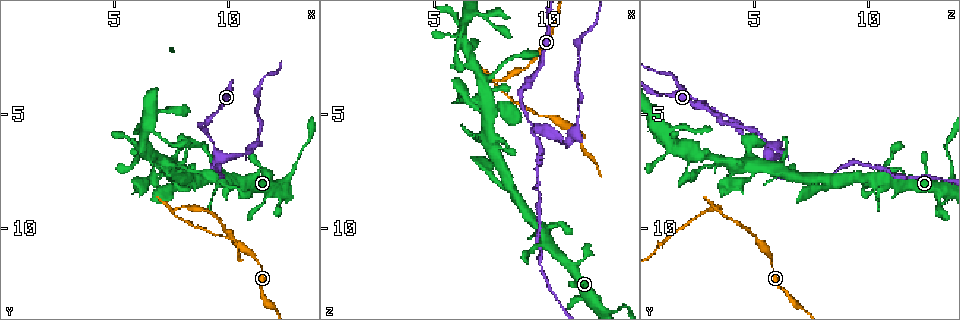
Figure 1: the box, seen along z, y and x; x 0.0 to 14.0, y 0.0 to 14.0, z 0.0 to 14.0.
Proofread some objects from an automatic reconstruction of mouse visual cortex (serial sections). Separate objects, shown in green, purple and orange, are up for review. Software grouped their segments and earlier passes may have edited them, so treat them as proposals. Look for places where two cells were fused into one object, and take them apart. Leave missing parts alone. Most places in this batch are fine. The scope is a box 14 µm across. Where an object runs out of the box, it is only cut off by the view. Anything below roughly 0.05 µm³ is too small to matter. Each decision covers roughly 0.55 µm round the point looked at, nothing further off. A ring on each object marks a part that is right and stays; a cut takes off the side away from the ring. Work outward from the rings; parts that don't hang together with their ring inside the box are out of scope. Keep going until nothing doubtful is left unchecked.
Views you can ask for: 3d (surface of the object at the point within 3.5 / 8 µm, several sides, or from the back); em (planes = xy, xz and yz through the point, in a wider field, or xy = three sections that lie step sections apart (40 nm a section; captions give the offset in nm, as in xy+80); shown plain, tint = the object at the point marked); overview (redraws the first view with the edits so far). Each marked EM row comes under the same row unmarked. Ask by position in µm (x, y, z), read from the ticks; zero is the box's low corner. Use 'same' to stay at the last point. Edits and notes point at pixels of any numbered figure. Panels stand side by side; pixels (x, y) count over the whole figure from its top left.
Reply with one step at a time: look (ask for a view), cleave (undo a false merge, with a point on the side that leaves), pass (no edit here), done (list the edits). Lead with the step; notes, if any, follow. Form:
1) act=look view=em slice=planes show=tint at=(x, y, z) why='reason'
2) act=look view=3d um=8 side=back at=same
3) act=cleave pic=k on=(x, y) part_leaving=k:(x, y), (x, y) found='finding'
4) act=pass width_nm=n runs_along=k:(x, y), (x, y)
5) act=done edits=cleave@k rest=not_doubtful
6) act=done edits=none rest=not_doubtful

act=look view=3d um=3.5 at=(7.5, 9.4, 3.5) why='abrupt turn'

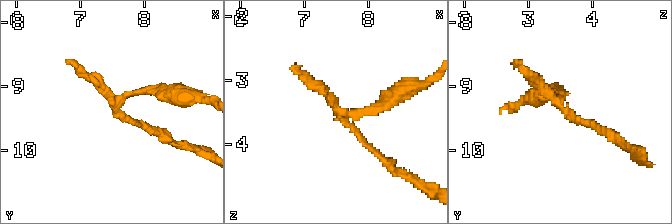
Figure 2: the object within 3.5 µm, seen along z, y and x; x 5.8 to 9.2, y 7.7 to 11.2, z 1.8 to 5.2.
act=look view=em slice=xy step=2 show=tint at=(7.55, 9.35, 3.55)

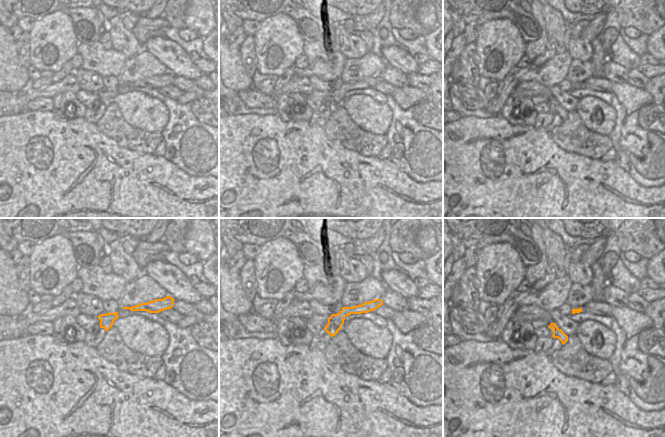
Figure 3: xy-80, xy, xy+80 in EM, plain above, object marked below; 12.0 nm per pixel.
act=cleave pic=2 on=(152, 88) part_leaving=2:(121, 98), (146, 89), (204, 98) found='a second cell is stuck on'

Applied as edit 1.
act=look view=3d um=3.5 at=(9.6, 6.9, 5.7) why='calibre changes'

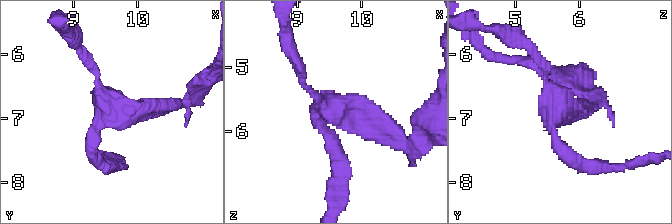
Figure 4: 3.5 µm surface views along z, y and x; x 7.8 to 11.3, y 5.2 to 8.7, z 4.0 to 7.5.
act=look view=em slice=planes show=tint at=(9.55, 6.90, 5.60) arms=3 arm_widths_nm=150,200,200 why='now the EM'

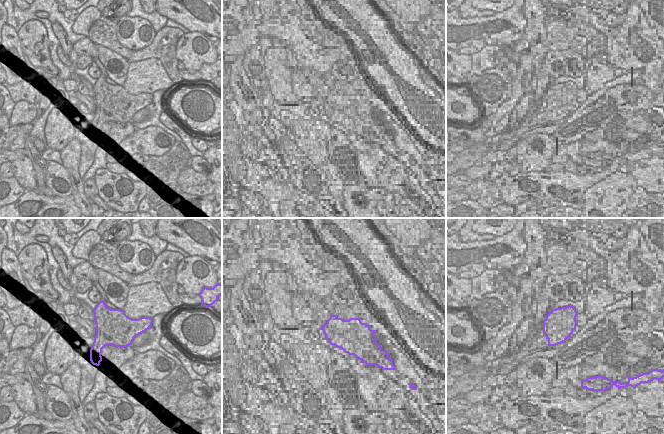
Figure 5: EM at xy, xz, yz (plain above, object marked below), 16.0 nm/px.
act=pass runs_along=4:(82, 55), (110, 111), (171, 105) found='one cell here'

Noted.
act=look view=3d um=3.5 at=(10.7, 6.8, 6.2) why='calibre changes'

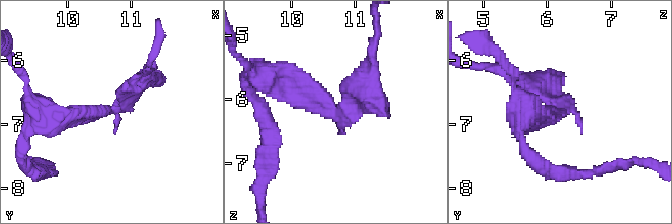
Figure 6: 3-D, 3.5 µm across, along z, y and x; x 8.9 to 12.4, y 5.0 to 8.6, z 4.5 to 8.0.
act=look view=em slice=xy step=1 show=tint at=(10.70, 6.75, 6.20) why='need the tissue'

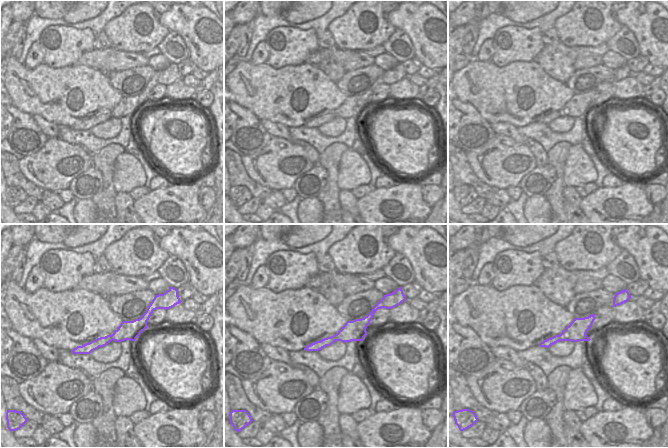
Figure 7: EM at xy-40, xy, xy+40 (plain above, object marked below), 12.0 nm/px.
act=cleave pic=6 on=(125, 88) border=7:(332, 336), (336, 340) found='a second cell is stuck on'

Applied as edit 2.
act=done edits=cleave@2,cleave@6 rest=not_doubtful

